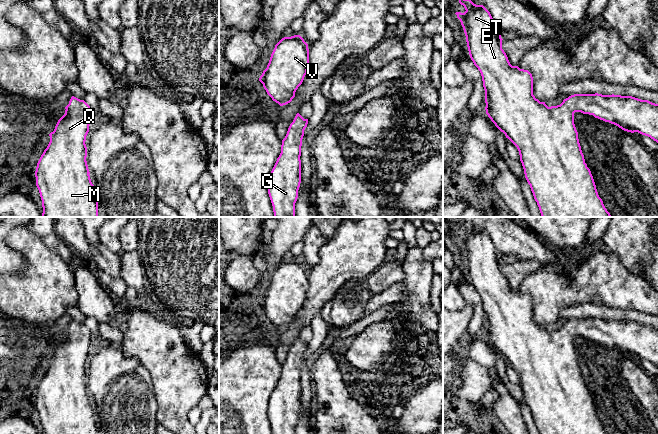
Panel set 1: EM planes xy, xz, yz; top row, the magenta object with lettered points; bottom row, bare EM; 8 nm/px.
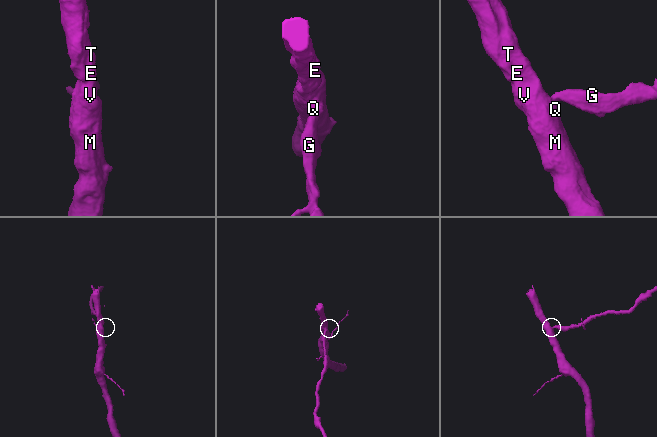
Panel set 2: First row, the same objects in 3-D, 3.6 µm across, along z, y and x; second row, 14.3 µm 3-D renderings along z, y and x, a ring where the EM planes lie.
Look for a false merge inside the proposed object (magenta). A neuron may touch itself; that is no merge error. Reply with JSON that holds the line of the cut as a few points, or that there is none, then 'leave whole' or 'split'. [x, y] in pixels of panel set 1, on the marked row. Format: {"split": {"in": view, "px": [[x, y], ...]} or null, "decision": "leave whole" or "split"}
{"split": null, "decision": "leave whole"}

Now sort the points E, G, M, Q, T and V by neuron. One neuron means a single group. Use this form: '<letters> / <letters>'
E G M Q T V

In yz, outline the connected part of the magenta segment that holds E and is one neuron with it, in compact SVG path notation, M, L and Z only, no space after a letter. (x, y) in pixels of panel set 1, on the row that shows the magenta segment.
M459 0L465 12L456 12L463 27L469 55L481 73L485 90L486 114L495 126L505 134L518 149L525 178L530 185L542 217L611 217L599 197L590 169L584 155L574 124L574 113L593 115L627 132L638 132L658 143L658 104L632 96L574 94L564 99L560 105L548 107L533 95L533 77L528 70L512 66L502 49L501 30L496 26L490 12L483 5L476 5L471 0Z

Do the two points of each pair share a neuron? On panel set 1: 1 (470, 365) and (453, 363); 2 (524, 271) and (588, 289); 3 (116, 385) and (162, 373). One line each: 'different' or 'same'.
1: different
2: different
3: different

